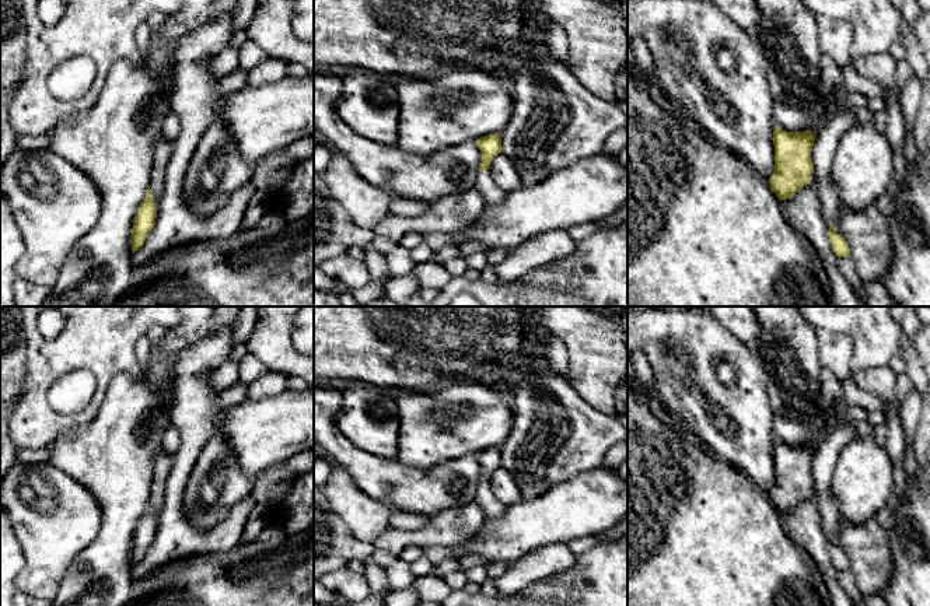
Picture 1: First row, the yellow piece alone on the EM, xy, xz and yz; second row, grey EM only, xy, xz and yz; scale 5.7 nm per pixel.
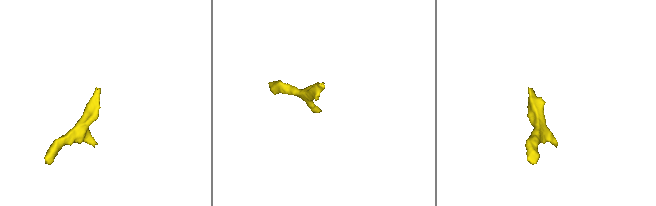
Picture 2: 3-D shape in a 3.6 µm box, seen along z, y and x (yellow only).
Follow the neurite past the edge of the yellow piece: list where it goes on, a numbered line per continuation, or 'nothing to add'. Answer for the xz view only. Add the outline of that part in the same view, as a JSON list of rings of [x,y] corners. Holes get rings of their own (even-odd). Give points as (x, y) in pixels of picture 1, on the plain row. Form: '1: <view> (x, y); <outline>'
1: xz (492, 507); [[[485,483],[478,487],[475,501],[485,512],[485,519],[493,519],[500,515],[506,505],[501,504],[490,490],[490,483]]]

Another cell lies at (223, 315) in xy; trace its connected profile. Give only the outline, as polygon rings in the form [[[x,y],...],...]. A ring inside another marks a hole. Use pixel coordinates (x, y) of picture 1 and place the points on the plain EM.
[[[216,306],[210,334],[221,330],[227,325],[234,323],[240,311],[241,306]]]

